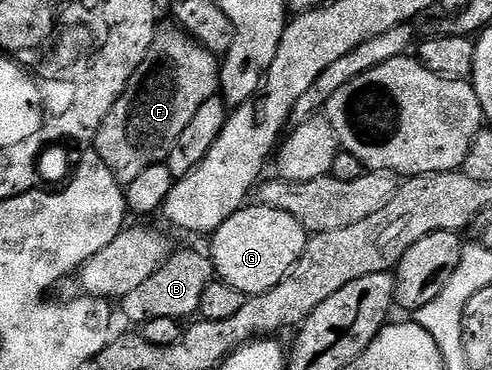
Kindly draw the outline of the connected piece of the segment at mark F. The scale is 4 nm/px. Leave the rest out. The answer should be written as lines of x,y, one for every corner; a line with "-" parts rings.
176,32
177,34
158,33
153,39
151,48
139,64
137,71
131,76
127,88
115,100
111,112
103,119
95,137
95,149
107,164
107,168
113,173
117,182
127,184
135,180
135,176
151,168
160,166
168,159
171,148
175,148
175,140
179,140
183,128
191,124
191,119
207,100
211,100
219,90
219,58
218,55
210,53
204,46
194,42
188,34

